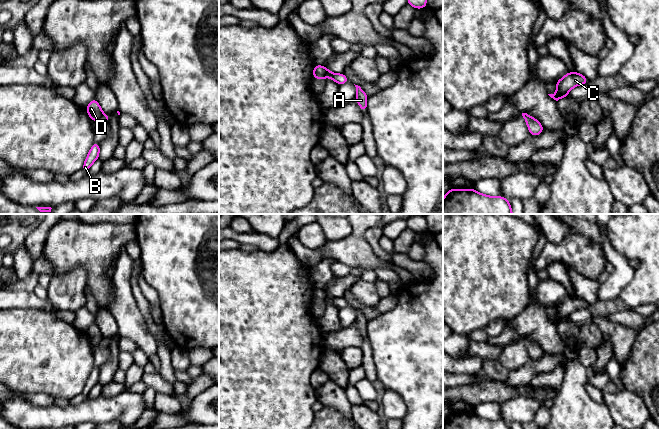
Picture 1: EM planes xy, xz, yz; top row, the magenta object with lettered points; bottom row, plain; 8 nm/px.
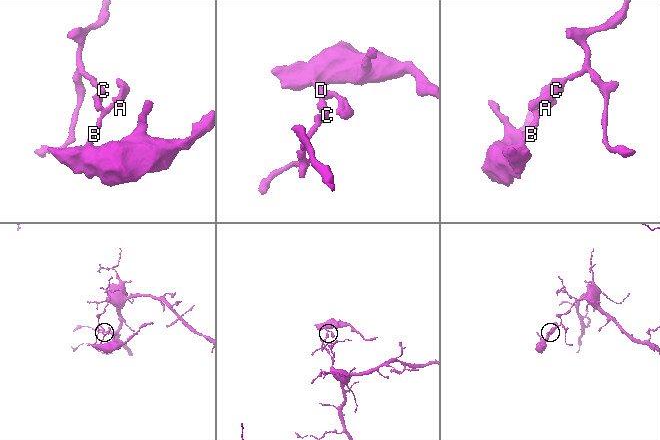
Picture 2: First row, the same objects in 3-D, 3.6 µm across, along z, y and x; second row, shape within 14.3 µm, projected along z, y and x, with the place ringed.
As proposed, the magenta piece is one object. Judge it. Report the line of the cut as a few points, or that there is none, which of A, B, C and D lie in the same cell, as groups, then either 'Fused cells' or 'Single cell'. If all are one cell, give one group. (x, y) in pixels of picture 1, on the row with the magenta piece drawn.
Split along xz (327, 69), (325, 76). Groups: A B / C D. Fused cells

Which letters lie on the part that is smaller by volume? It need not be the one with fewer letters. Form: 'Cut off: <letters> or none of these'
Cut off: A, B

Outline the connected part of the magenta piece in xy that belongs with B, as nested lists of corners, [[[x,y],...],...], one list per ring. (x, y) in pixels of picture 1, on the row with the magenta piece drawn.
[[[94,142],[82,166],[82,171],[88,172],[91,165],[99,159],[100,144]]]

